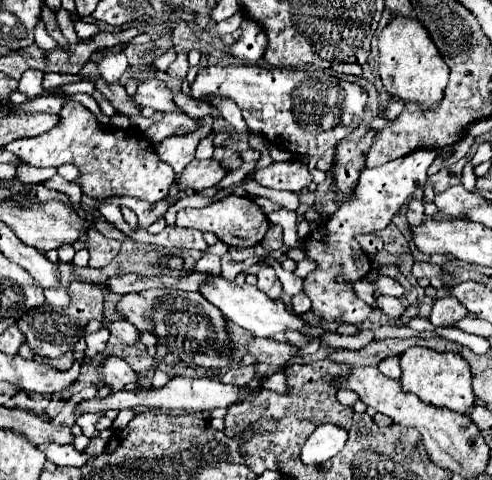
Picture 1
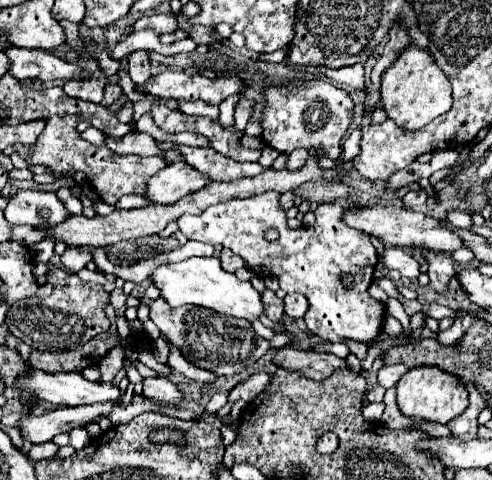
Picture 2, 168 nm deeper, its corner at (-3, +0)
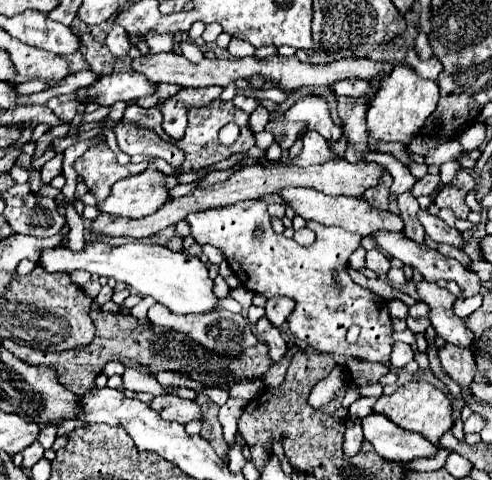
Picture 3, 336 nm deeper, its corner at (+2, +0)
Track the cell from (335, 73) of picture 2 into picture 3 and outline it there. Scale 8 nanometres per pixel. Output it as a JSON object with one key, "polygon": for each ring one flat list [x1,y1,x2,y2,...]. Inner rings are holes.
{"polygon":[[346,79,346,81,338,81,334,83,334,93,336,95,344,95,344,97,364,97,364,99,372,99,374,97,374,89,370,89,368,81,358,81,358,79]]}

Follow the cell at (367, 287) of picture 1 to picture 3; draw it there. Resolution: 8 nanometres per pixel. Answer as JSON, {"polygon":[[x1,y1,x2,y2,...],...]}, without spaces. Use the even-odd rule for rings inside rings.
{"polygon":[[448,345,440,349,440,361,444,371,462,387,462,393,470,395,466,387,470,387,474,375,476,375,476,361,468,349,456,345]]}

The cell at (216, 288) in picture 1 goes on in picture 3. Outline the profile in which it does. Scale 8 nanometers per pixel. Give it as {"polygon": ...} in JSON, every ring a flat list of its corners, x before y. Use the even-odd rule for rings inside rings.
{"polygon":[[102,239,86,241,82,251,72,251,68,245,58,245,44,249,38,261,46,273,56,271,88,271,102,277,114,277,116,281,126,283,140,297,154,297,158,303,166,305,174,313,204,313,212,311,218,305,218,297,212,293,214,281,208,277,206,265,188,253,174,253,162,245,132,241,120,247,112,247]]}

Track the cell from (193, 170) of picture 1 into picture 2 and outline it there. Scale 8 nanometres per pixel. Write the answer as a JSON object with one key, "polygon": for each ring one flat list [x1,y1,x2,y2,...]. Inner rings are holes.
{"polygon":[[177,161,167,165,163,171,155,173,147,185,147,197,155,205,171,205,181,197,195,193,211,183,211,177,199,173,185,161]]}

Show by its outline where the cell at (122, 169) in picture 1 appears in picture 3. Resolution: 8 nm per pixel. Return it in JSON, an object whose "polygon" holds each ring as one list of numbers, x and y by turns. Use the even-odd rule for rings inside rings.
{"polygon":[[100,143,96,147,88,147,88,151,76,159,74,169,88,185,88,189,96,195,96,199,102,201,116,181,142,173,146,165,146,161,120,165,116,153,106,143]]}

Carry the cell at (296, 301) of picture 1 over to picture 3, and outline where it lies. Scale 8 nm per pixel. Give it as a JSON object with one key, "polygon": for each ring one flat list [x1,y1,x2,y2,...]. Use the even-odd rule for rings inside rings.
{"polygon":[[272,297,272,299,268,299,266,305,264,305,264,309,266,309,266,319,268,319,274,327,282,327,284,321,288,319,292,307,294,307,294,301,292,301,292,299]]}

